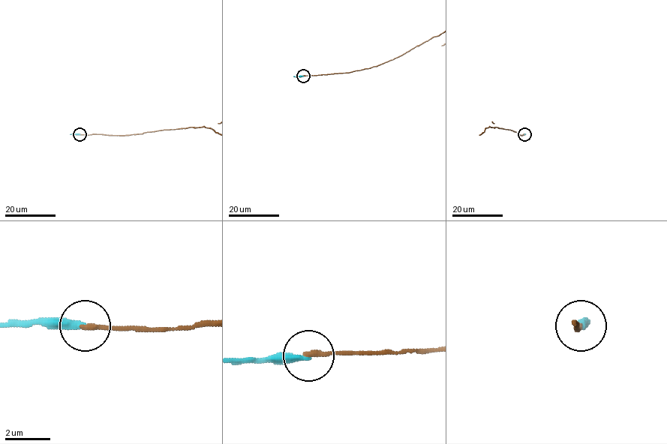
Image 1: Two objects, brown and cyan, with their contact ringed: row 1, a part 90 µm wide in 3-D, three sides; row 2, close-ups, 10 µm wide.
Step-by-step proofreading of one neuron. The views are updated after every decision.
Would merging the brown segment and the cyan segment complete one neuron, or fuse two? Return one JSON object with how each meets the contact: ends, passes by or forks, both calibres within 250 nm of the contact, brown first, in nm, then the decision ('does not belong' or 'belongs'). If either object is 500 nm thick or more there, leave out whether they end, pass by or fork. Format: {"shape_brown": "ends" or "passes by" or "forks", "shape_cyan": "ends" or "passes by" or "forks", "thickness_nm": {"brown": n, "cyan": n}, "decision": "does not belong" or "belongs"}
{"shape_brown": "ends", "shape_cyan": "ends", "thickness_nm": {"brown": 220, "cyan": 300}, "decision": "does not belong"}

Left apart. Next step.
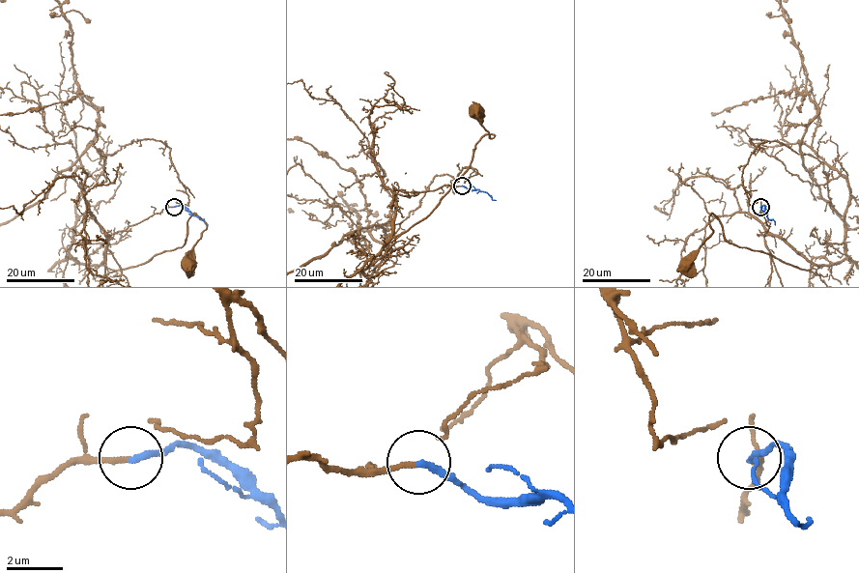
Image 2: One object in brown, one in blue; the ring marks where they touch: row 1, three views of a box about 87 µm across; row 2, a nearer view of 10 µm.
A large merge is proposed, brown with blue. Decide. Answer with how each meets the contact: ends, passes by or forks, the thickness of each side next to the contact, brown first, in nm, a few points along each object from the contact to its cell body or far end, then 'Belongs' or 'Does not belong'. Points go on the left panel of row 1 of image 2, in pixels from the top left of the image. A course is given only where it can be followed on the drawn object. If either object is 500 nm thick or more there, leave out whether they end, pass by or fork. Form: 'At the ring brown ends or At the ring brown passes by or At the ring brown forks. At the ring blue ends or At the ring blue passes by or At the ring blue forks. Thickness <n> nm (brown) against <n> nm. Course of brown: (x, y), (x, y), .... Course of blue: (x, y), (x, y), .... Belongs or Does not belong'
At the ring brown ends. At the ring blue ends. Thickness 170 nm (brown) against 240 nm. Course of brown: (174, 206), (106, 235), (103, 264), (115, 270), (136, 267), (180, 247), (194, 214), (206, 228), (189, 267). Course of blue: (174, 206), (184, 206), (208, 225). Belongs

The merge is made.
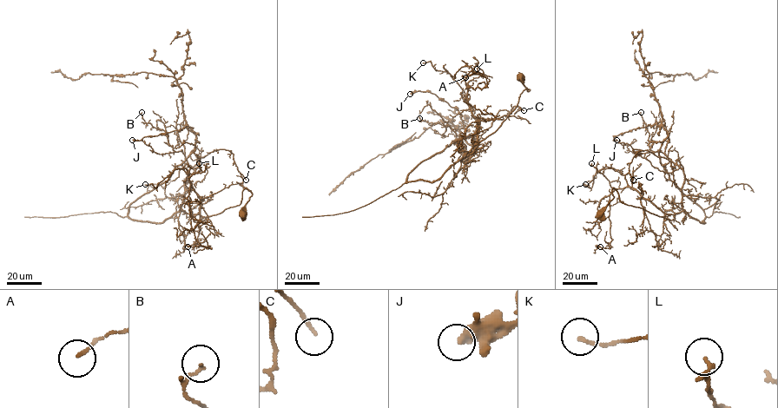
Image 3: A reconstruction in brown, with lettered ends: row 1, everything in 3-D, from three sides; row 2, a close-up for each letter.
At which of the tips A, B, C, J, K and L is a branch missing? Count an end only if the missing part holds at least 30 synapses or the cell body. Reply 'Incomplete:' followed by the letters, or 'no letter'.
Incomplete: no letter

